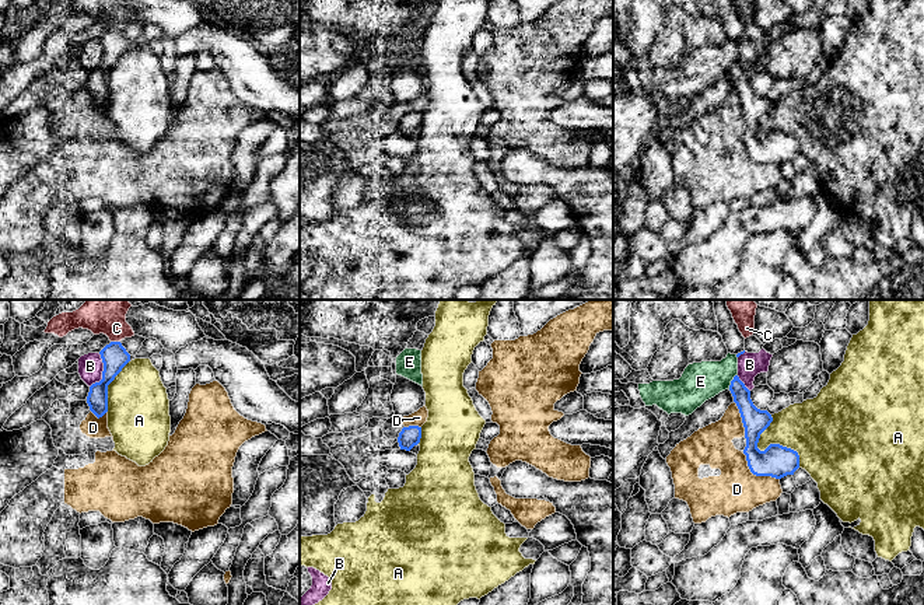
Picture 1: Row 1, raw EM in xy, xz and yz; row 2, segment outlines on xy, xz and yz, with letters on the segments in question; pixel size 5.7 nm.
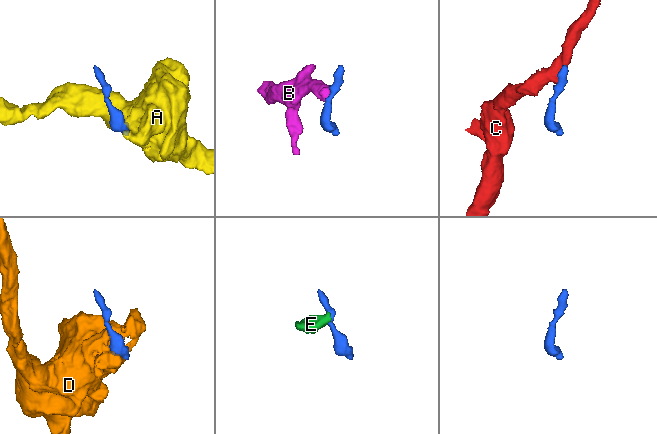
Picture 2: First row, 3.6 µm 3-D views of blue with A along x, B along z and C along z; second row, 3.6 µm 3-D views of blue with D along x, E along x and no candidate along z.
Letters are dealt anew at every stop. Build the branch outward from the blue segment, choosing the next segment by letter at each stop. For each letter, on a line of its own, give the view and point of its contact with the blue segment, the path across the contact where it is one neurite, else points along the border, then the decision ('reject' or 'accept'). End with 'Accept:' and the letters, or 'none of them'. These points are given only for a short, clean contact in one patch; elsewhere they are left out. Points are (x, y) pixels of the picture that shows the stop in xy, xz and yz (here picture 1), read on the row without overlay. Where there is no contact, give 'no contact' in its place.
A: yz (769, 132) | reject
B: xy (102, 58) | along xy (100, 39), (102, 60), (90, 73) | reject
C: xy (115, 28) | along xy (111, 27), (119, 28) | reject
D: yz (756, 161) | reject
E: yz (731, 67) | along yz (737, 60), (728, 74) | reject
Accept: none of them

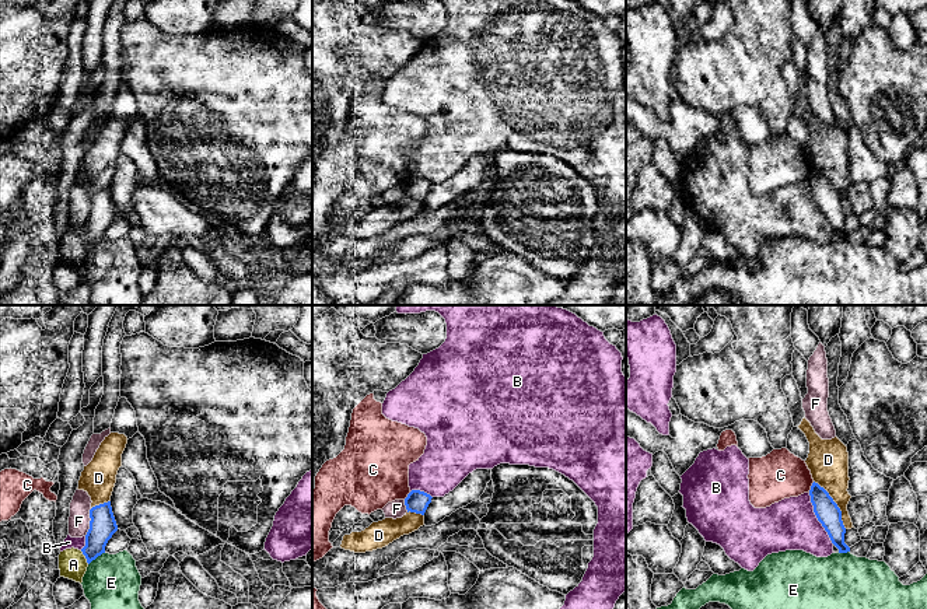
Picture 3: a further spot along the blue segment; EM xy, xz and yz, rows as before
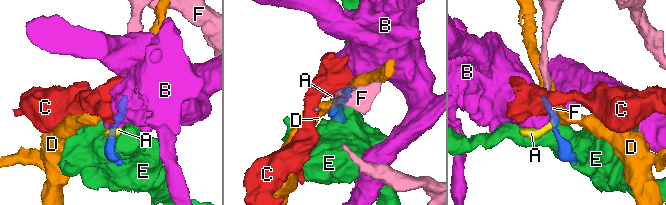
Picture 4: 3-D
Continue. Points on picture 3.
A: xy (86, 244) | along xy (80, 237), (88, 249) | reject
B: yz (817, 203) | along yz (808, 179), (812, 198), (833, 230) | reject
C: yz (811, 174) | along yz (814, 168), (808, 178) | reject
D: yz (836, 191) | along yz (814, 167), (836, 191), (840, 198), (842, 210), (846, 214) | reject
E: xy (95, 244) | reject
F: xy (90, 209) | along xy (91, 195), (90, 214), (84, 221) | reject
Accept: none of them

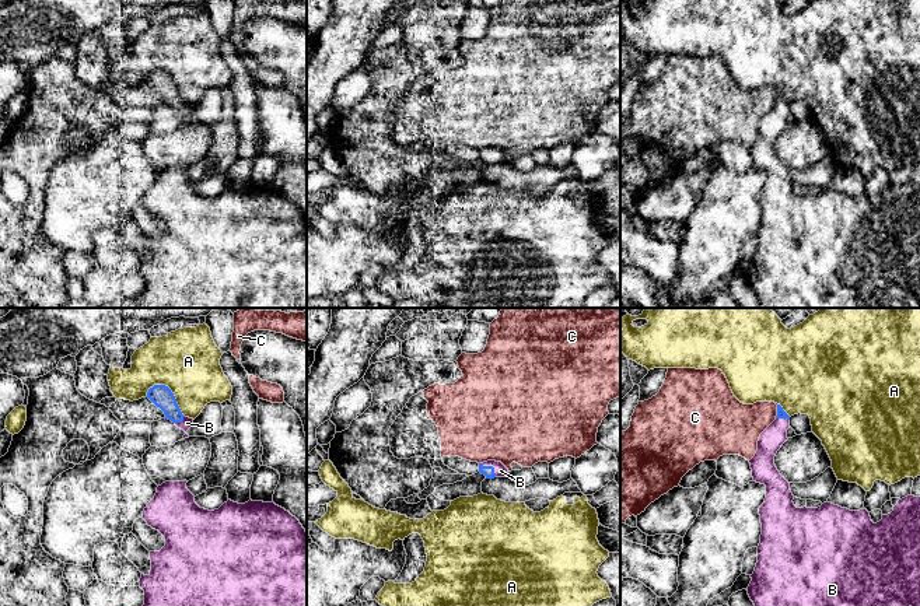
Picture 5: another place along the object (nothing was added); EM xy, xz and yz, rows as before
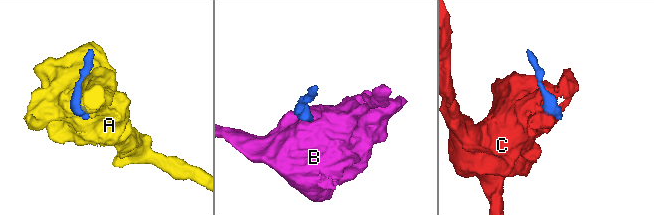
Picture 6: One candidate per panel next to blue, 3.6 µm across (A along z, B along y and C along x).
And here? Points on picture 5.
A: xy (171, 79) | reject
B: xz (492, 153) | across xz (488, 157), (492, 153), (500, 157) | accept
C: yz (777, 97) | reject
Accept: B

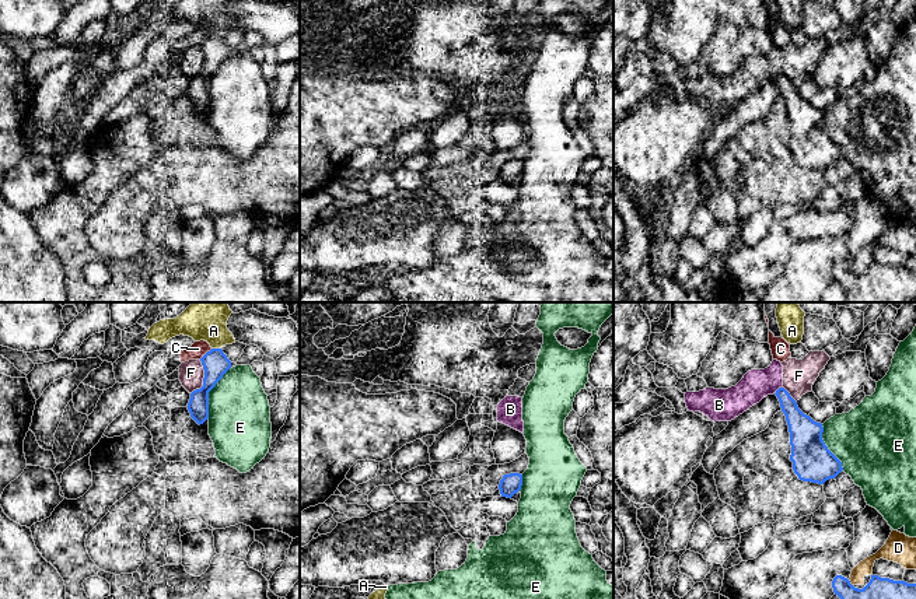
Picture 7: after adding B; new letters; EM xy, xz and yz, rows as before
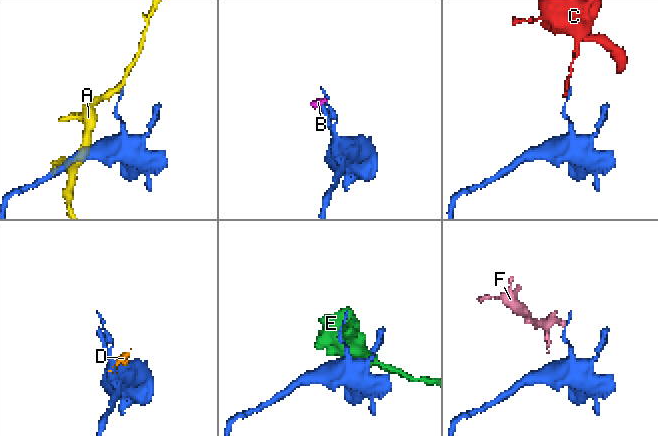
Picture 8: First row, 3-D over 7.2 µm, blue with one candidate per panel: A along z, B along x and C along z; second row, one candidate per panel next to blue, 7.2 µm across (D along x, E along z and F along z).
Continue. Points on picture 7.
A: xy (216, 35) | along xy (212, 34), (220, 35) | reject
B: yz (778, 76) | along yz (782, 73), (775, 80) | reject
C: xy (206, 39) | along xy (212, 35), (199, 45) | reject
D: yz (849, 269) | reject
E: xy (209, 77) | reject
F: xy (203, 65) | along xy (200, 46), (203, 67), (191, 80) | reject
Accept: none of them

